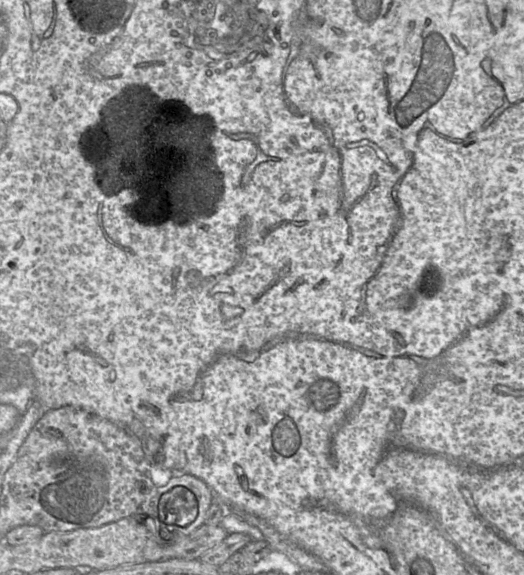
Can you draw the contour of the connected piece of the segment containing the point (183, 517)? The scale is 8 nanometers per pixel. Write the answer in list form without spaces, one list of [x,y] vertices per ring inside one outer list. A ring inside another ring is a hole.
[[[176,486],[160,498],[159,518],[162,522],[185,527],[196,515],[195,494],[186,487]]]

